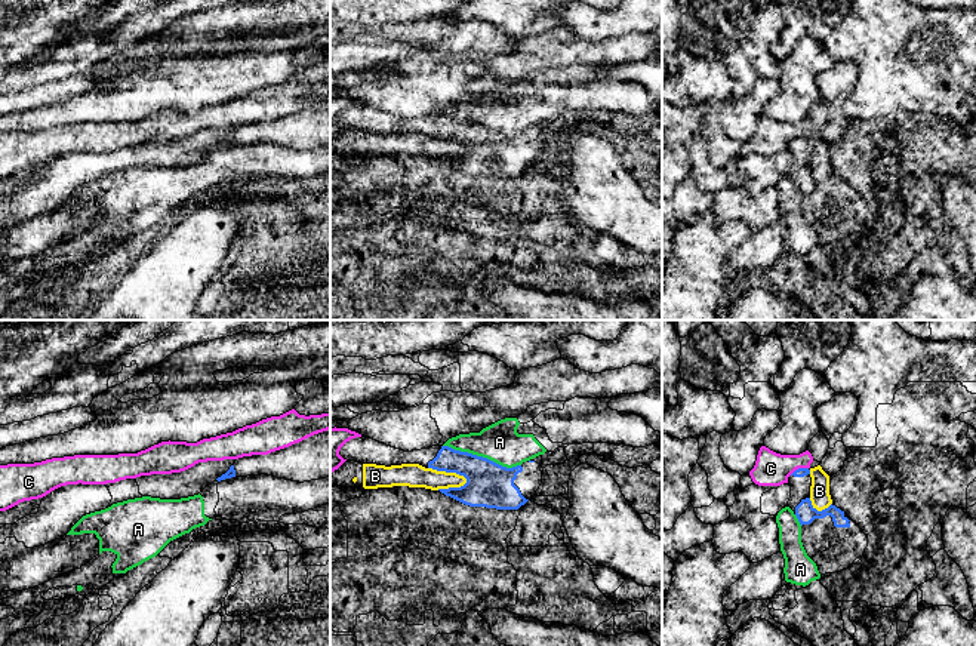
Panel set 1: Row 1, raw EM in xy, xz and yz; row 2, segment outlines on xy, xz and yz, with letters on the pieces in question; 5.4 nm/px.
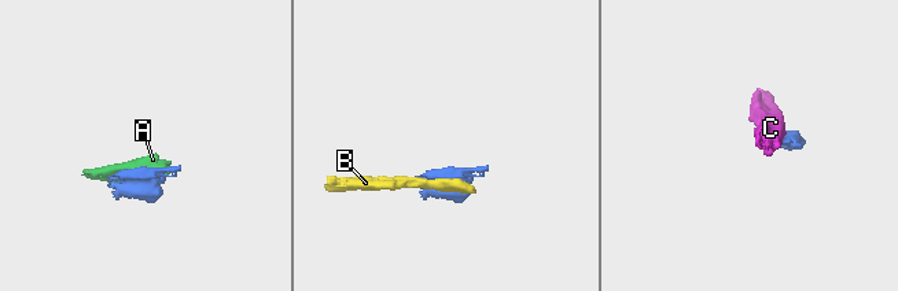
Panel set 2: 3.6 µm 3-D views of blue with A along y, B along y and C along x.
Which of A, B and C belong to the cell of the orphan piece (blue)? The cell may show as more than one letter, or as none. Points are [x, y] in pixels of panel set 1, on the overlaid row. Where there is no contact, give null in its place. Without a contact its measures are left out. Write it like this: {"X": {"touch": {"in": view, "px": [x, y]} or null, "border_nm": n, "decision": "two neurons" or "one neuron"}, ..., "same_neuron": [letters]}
{"A": {"touch": {"in": "xz", "px": [482, 457]}, "border_nm": 440, "decision": "two neurons"}, "B": {"touch": {"in": "xz", "px": [449, 471]}, "border_nm": 240, "decision": "two neurons"}, "C": {"touch": {"in": "yz", "px": [799, 468]}, "border_nm": 110, "decision": "two neurons"}, "same_neuron": []}

